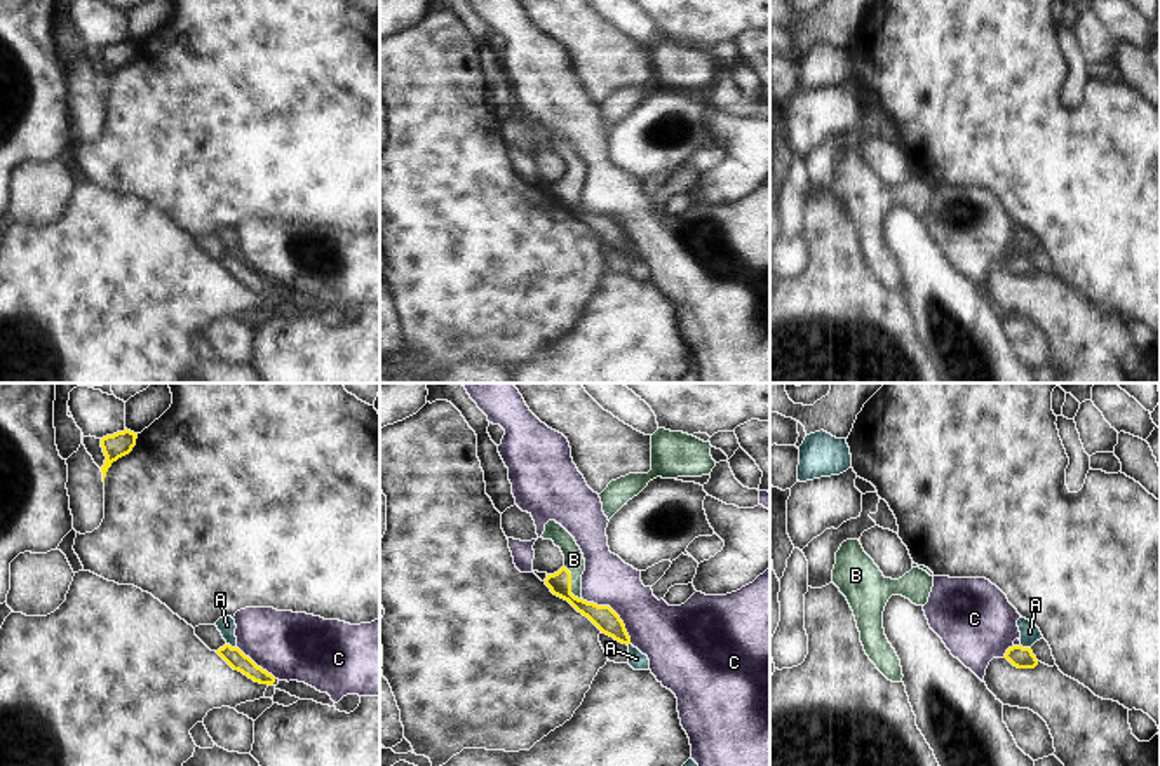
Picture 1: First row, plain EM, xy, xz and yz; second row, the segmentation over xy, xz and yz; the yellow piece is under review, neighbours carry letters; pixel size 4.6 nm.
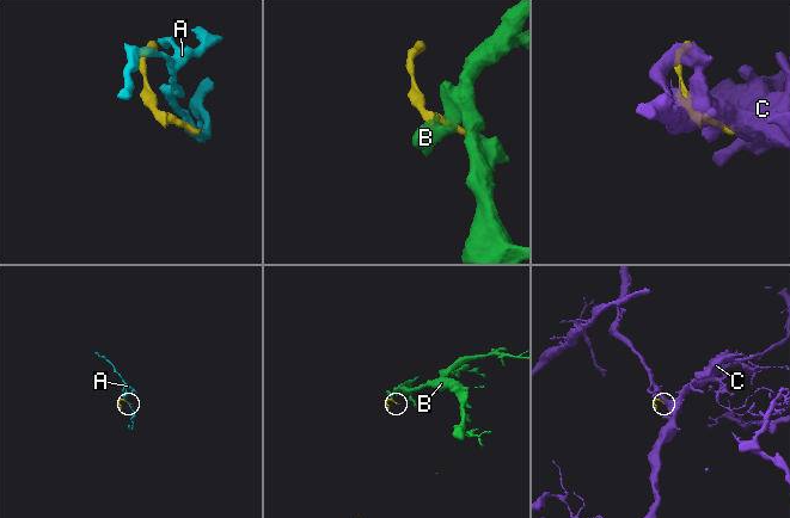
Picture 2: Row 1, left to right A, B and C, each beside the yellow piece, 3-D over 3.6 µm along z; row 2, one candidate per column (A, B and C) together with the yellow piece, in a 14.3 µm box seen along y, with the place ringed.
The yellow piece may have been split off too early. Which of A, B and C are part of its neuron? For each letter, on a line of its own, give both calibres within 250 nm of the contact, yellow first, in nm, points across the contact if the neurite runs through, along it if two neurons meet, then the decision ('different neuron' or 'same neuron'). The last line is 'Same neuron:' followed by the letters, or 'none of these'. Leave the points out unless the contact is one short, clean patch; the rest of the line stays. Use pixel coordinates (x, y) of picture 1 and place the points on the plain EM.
A: 90 nm thick on the yellow side, 80 nm on the other; border along xy (227, 253), (236, 258); different neuron
B: 110 nm thick on the yellow side, 100 nm on the other; runs through xz (605, 228), (587, 220), (570, 194), (573, 169); same neuron
C: 110 nm thick on the yellow side, 260 nm on the other; different neuron
Same neuron: B

